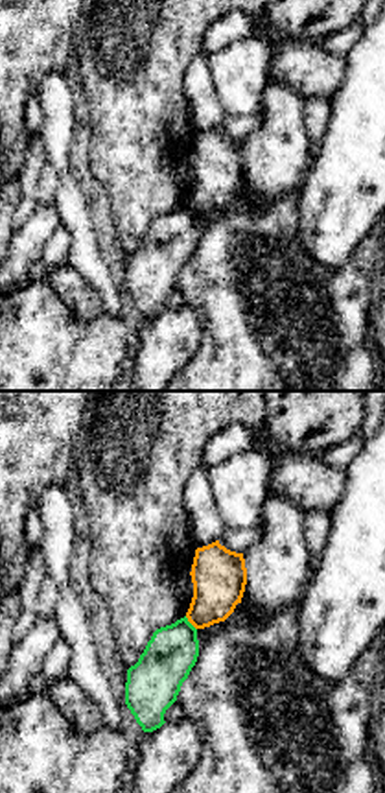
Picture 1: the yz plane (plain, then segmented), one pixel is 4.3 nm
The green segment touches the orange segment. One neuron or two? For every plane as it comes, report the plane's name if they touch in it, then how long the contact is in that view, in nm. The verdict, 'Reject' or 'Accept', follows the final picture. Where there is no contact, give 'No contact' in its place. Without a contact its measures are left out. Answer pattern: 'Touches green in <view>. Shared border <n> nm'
Touches green in yz. Shared border 80 nm

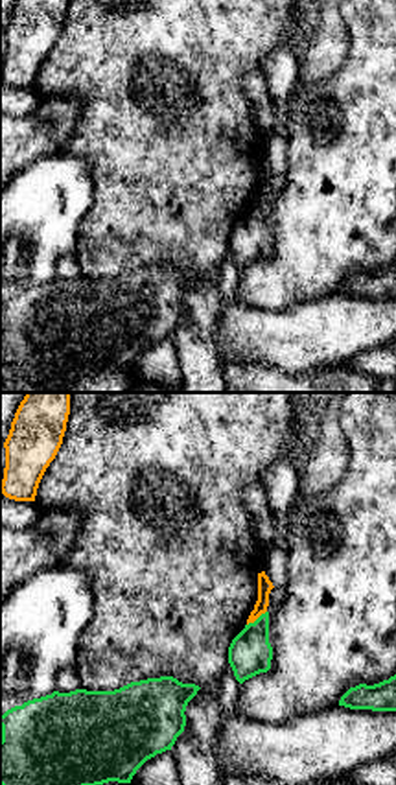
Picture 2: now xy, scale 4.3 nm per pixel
Touches green in xy. Shared border 110 nm

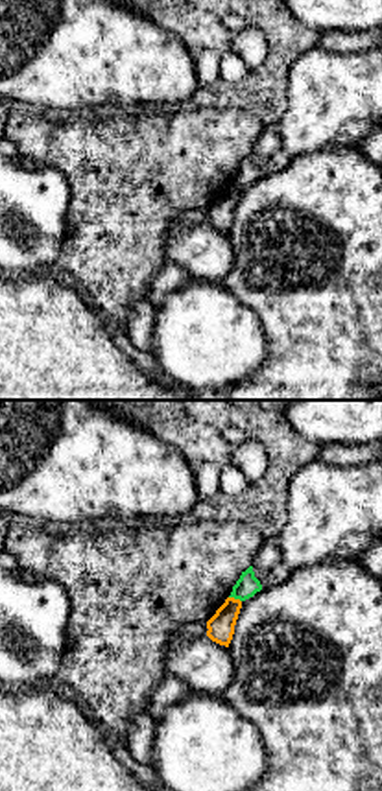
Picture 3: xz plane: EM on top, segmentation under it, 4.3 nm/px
Touches green in xz. Shared border 60 nm

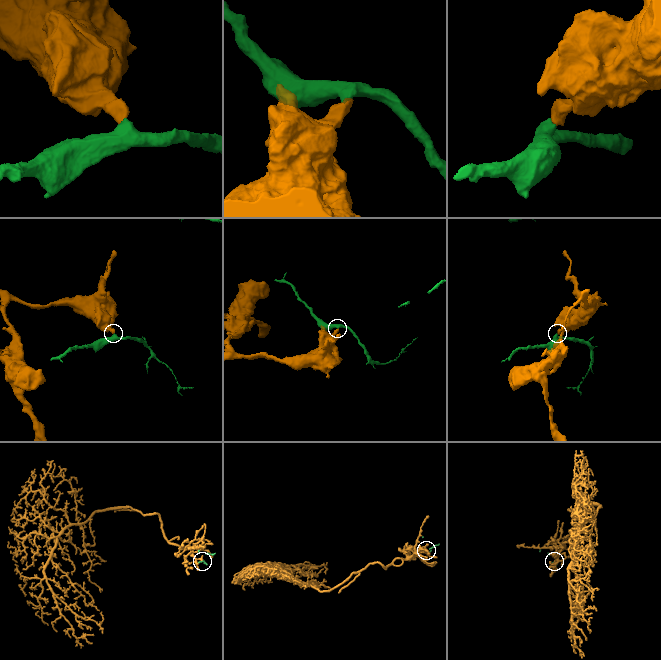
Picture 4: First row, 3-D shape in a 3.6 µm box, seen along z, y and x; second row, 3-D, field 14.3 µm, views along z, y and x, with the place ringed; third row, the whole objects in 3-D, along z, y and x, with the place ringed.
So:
Reject

